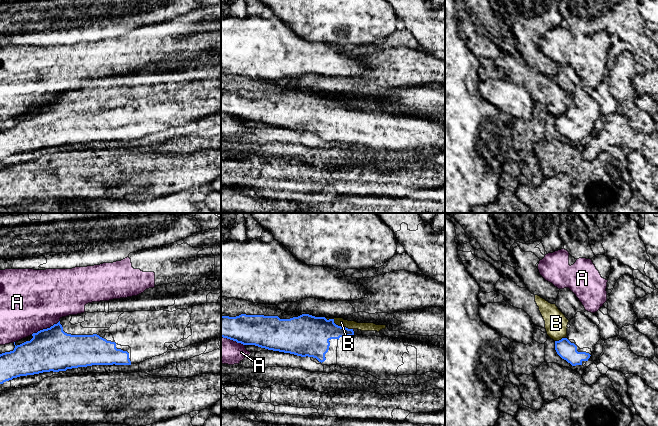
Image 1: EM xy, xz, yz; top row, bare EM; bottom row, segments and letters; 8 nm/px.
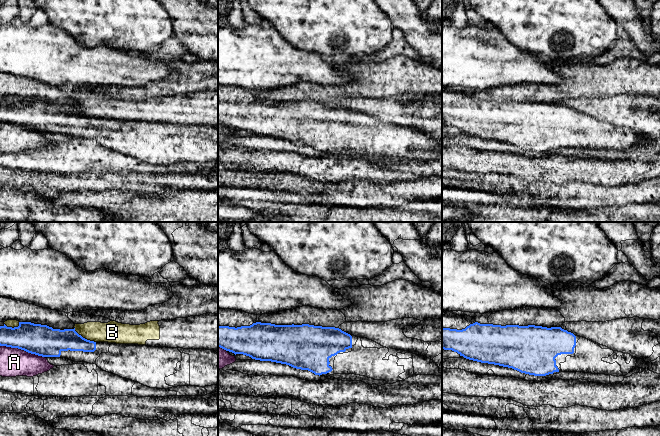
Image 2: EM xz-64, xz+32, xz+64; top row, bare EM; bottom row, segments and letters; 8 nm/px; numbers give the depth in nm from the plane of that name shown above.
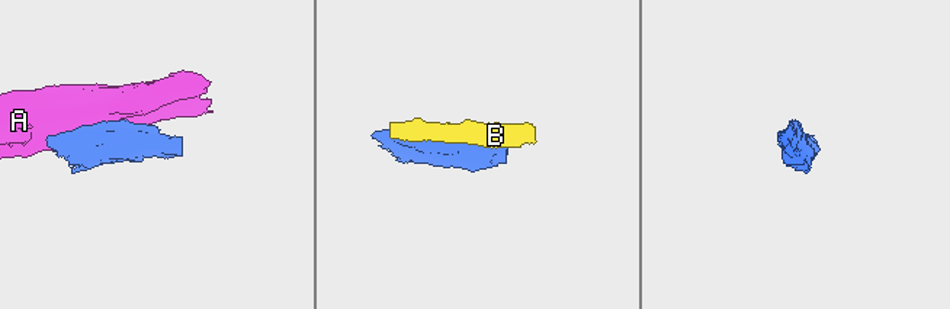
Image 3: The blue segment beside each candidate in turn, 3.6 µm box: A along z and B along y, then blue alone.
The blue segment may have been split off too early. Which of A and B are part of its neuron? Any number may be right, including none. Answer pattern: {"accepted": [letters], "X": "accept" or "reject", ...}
{"accepted": [], "A": "reject", "B": "reject"}

